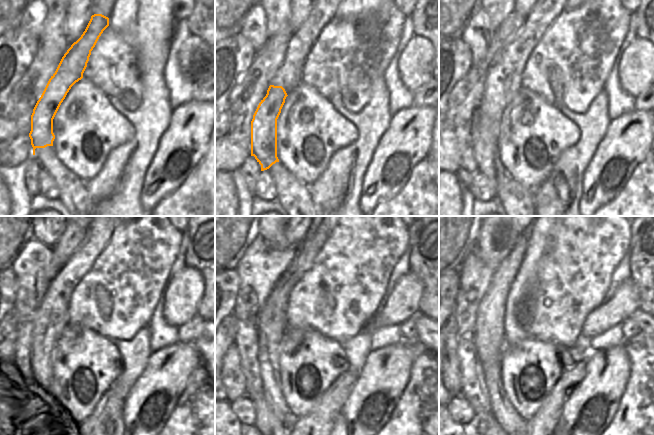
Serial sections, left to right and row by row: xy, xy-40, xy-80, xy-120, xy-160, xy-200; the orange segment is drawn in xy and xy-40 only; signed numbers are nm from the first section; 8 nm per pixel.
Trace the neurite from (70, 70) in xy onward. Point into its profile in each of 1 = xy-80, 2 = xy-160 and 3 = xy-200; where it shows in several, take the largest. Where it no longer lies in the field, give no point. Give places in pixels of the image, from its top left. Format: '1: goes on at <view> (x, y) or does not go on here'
1: goes on at xy-80 (485, 147)
2: goes on at xy-160 (266, 419)
3: goes on at xy-200 (484, 419)

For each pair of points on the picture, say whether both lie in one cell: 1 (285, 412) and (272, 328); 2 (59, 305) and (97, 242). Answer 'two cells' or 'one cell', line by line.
1: one cell
2: one cell

